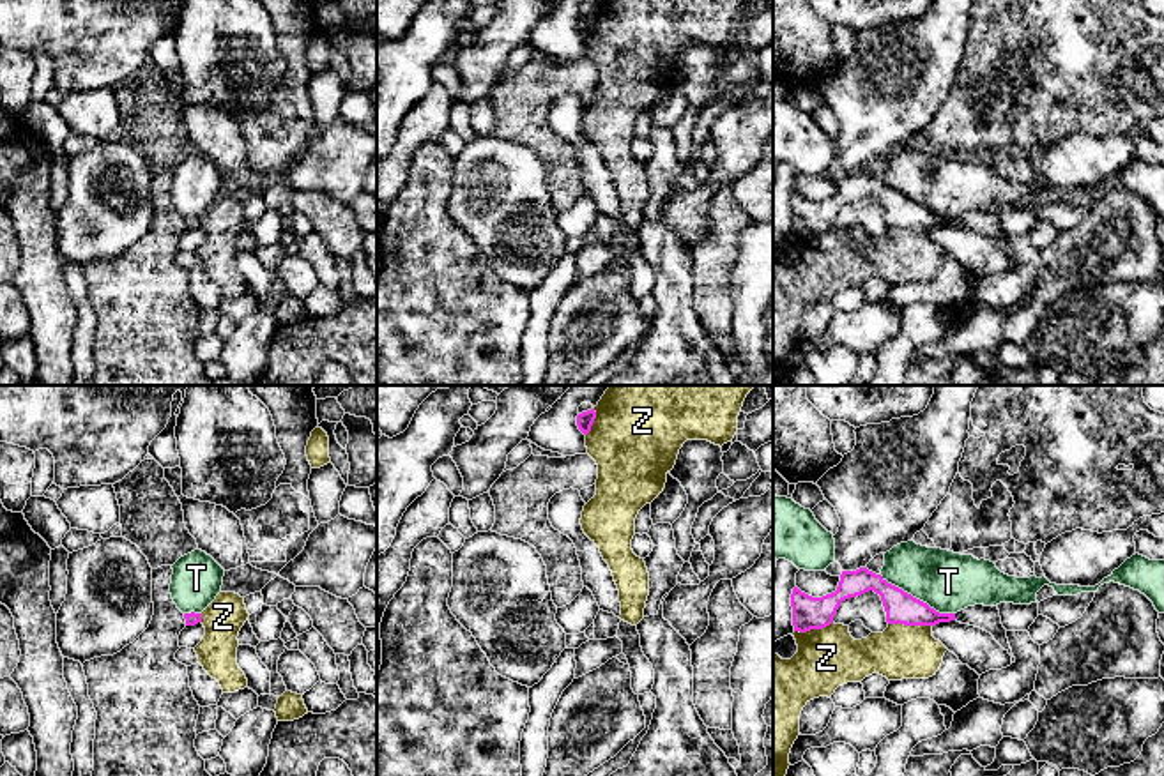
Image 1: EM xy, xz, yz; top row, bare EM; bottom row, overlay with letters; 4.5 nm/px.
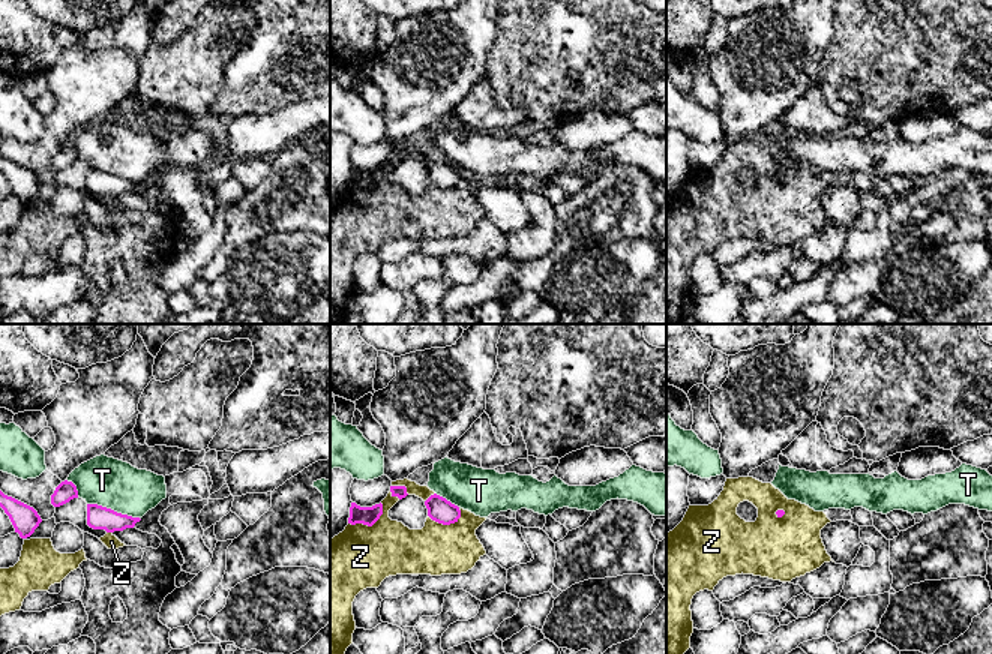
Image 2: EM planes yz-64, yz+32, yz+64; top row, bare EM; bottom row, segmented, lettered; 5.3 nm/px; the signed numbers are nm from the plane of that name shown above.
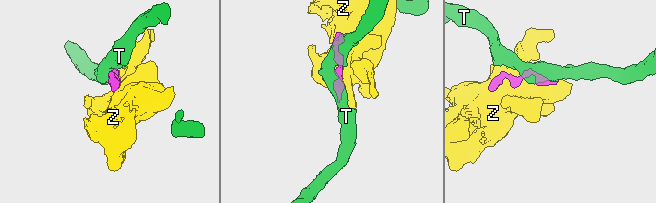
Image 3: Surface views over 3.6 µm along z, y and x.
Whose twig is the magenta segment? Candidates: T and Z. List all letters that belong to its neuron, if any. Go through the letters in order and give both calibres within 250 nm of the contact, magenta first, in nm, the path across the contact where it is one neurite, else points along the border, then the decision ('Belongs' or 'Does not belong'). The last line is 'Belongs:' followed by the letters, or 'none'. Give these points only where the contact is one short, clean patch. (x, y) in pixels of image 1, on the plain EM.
T: Thickness 140 nm (magenta) against 280 nm. Boundary: yz (880, 179), (936, 214), (954, 218). Does not belong
Z: Thickness 140 nm (magenta) against 240 nm. Does not belong
Belongs: none

